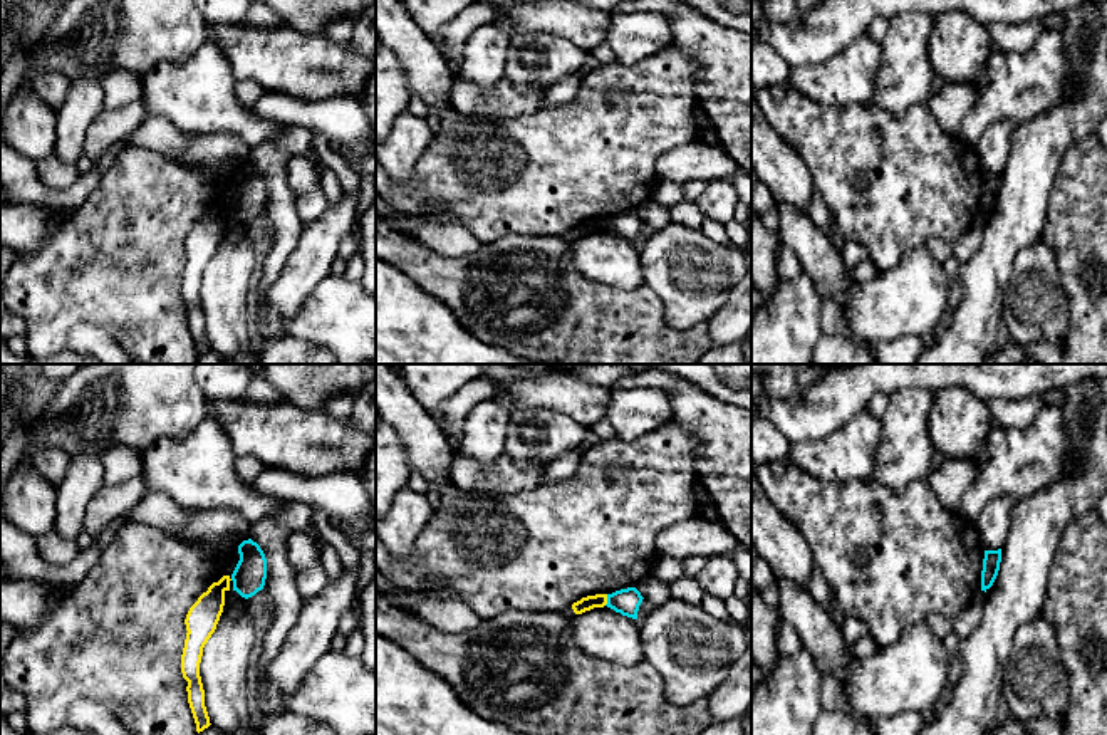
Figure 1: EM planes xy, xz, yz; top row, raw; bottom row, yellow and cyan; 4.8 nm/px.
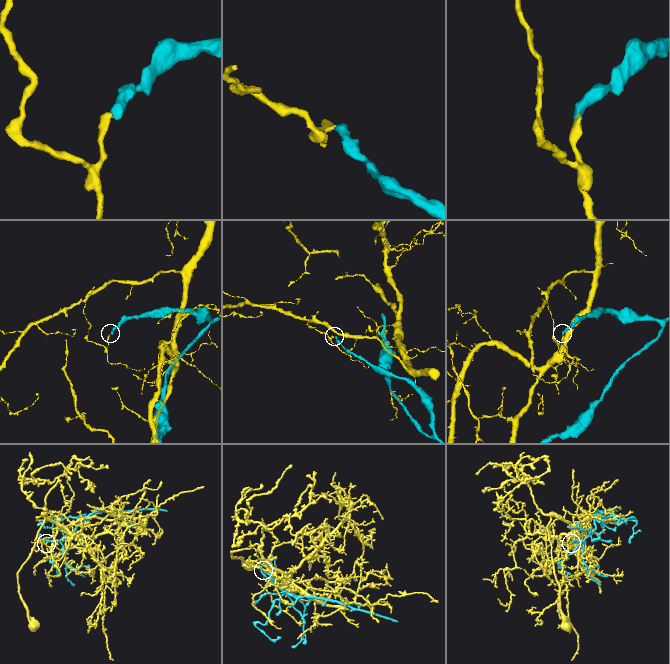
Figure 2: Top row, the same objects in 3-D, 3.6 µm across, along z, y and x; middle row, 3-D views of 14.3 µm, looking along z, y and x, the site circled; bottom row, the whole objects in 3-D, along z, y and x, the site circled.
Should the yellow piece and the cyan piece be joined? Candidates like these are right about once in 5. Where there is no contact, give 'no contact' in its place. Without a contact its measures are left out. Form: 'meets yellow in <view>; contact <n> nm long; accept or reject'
meets yellow in xz; contact 60 nm long; reject

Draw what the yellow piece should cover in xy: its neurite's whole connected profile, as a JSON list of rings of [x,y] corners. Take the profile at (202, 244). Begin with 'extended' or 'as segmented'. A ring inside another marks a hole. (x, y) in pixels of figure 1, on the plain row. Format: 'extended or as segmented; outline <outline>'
as segmented; outline [[[223,200],[218,206],[213,206],[208,215],[203,216],[190,232],[184,243],[188,257],[181,279],[181,297],[188,305],[188,327],[198,357],[211,349],[205,331],[205,314],[200,300],[200,287],[203,272],[215,257],[223,237],[225,216],[230,215],[230,205],[230,200]]]

